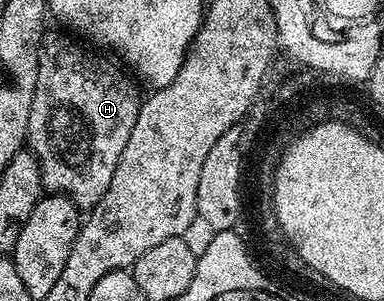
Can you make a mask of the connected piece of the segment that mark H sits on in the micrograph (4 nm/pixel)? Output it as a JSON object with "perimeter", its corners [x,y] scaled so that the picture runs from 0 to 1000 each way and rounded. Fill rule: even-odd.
{"perimeter":[[[128,106],[107,130],[107,156],[102,159],[102,252],[91,266],[91,332],[81,332],[81,385],[70,412],[70,485],[102,532],[109,621],[120,635],[143,645],[167,645],[169,654],[188,664],[203,698],[229,704],[258,678],[258,664],[268,664],[268,638],[279,638],[279,625],[289,611],[289,585],[299,585],[299,558],[320,518],[320,492],[331,492],[331,465],[341,455],[341,425],[352,425],[352,399],[357,395],[367,339],[362,336],[362,322],[357,326],[354,292],[279,196],[260,193],[253,179],[240,179],[240,173],[253,173],[224,159],[198,123],[182,120],[169,106],[156,110],[138,113],[138,106]]]}

